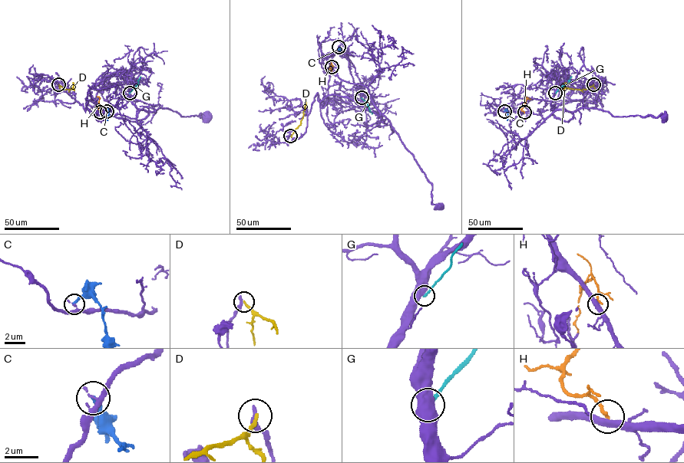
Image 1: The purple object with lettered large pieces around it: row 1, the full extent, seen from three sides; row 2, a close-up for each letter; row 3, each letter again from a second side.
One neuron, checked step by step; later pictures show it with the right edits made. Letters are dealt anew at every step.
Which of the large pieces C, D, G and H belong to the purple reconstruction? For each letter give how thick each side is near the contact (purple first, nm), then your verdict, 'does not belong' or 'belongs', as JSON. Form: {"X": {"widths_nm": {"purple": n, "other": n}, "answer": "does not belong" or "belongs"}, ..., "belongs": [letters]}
{"C": {"widths_nm": {"purple": 170, "other": 240}, "answer": "does not belong"}, "D": {"widths_nm": {"purple": 360, "other": 220}, "answer": "does not belong"}, "G": {"widths_nm": {"purple": 600, "other": 220}, "answer": "does not belong"}, "H": {"widths_nm": {"purple": 400, "other": 200}, "answer": "does not belong"}, "belongs": []}

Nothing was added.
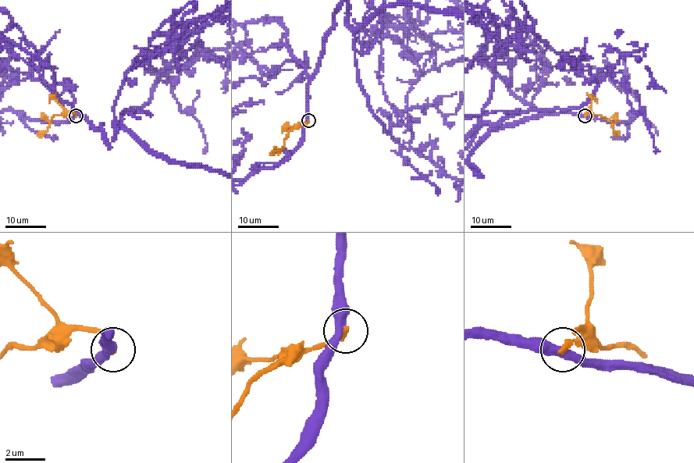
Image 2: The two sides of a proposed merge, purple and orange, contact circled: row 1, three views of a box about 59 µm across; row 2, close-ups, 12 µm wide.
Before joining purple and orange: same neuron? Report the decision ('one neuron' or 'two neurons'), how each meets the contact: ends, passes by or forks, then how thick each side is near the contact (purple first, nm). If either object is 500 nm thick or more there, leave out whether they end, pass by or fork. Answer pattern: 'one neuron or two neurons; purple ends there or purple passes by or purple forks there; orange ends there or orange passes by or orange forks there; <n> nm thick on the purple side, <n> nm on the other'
two neurons; purple passes by; orange ends there; 440 nm thick on the purple side, 240 nm on the other

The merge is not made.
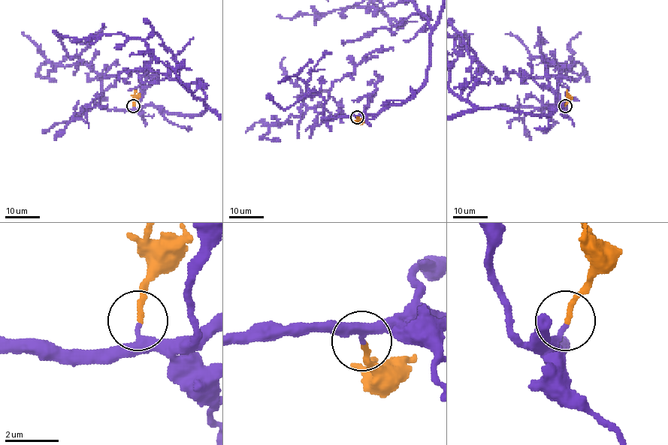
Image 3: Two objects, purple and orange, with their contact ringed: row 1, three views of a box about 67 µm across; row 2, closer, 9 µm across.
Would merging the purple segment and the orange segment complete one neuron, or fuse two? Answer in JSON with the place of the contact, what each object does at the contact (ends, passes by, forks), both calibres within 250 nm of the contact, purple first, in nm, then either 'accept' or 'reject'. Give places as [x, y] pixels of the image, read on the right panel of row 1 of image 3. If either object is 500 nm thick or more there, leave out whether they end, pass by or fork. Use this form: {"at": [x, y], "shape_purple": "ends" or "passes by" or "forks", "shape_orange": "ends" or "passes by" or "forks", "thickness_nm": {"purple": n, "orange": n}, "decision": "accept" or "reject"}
{"at": [565, 106], "shape_purple": "passes by", "shape_orange": "ends", "thickness_nm": {"purple": 180, "orange": 190}, "decision": "accept"}

